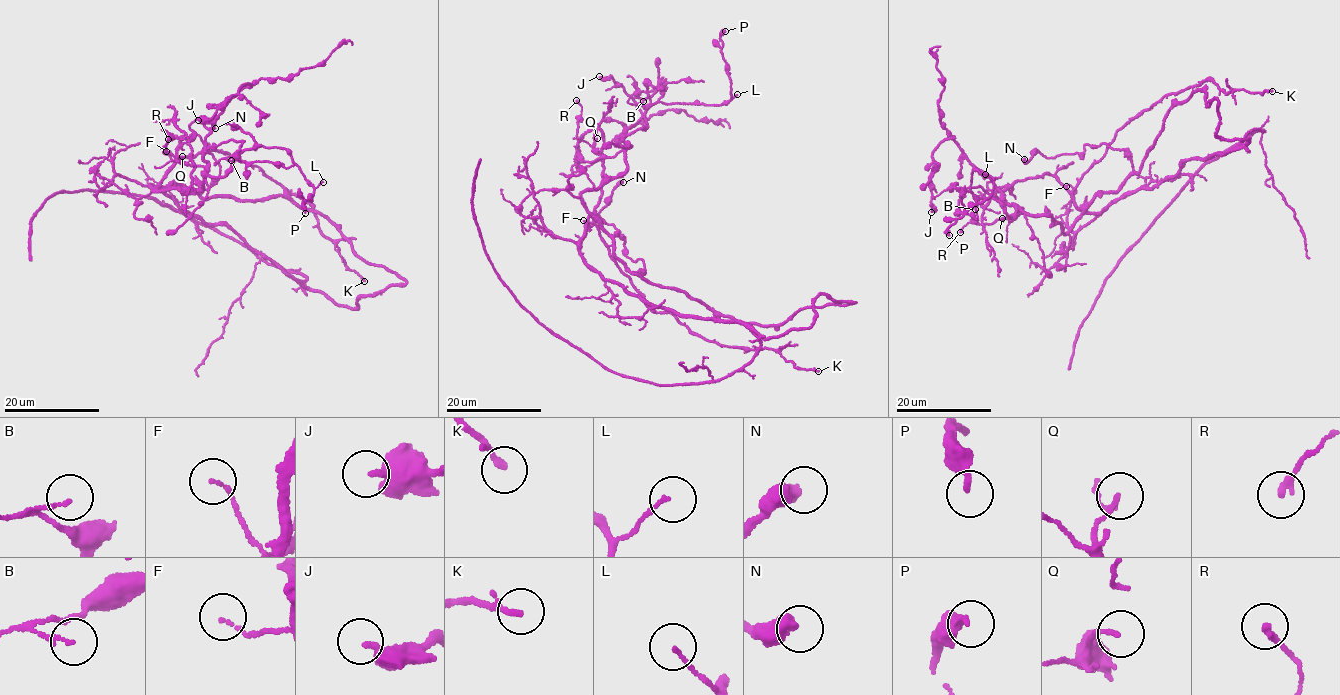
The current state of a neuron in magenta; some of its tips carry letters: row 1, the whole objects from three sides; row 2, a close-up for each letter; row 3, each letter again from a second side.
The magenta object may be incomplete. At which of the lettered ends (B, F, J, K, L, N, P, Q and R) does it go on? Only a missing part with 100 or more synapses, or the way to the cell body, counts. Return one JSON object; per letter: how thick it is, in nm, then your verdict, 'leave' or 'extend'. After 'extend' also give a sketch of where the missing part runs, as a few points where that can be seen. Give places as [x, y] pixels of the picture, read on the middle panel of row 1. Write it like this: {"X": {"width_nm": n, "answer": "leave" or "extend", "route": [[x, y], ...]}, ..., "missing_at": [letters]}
{"B": {"width_nm": 110, "answer": "leave"}, "F": {"width_nm": 100, "answer": "leave"}, "J": {"width_nm": 320, "answer": "leave"}, "K": {"width_nm": 130, "answer": "leave"}, "L": {"width_nm": 110, "answer": "leave"}, "N": {"width_nm": 500, "answer": "leave"}, "P": {"width_nm": 180, "answer": "leave"}, "Q": {"width_nm": 120, "answer": "leave"}, "R": {"width_nm": 200, "answer": "leave"}, "missing_at": []}

